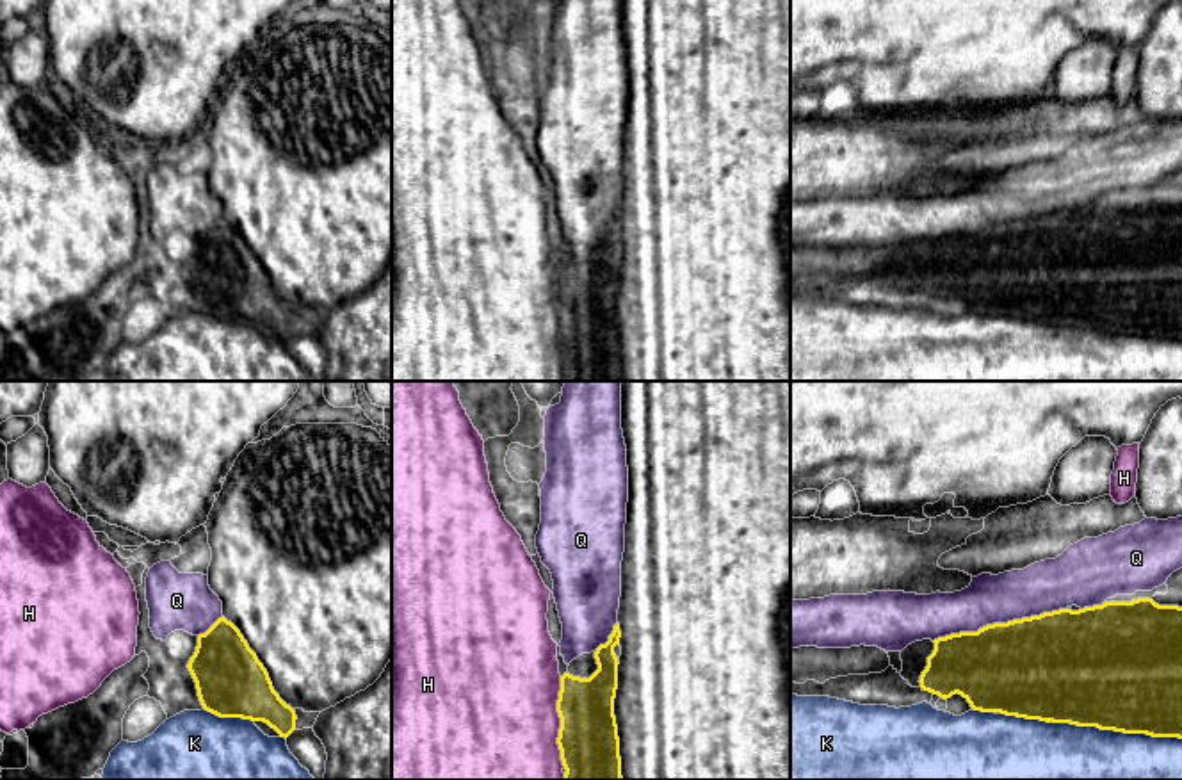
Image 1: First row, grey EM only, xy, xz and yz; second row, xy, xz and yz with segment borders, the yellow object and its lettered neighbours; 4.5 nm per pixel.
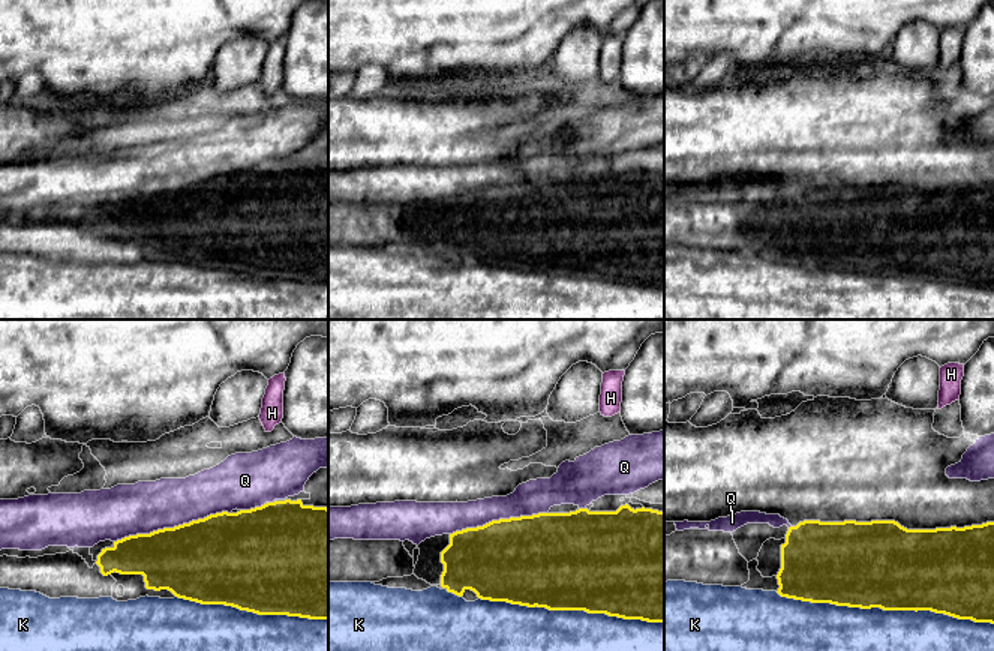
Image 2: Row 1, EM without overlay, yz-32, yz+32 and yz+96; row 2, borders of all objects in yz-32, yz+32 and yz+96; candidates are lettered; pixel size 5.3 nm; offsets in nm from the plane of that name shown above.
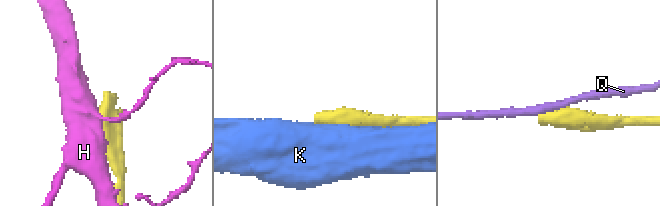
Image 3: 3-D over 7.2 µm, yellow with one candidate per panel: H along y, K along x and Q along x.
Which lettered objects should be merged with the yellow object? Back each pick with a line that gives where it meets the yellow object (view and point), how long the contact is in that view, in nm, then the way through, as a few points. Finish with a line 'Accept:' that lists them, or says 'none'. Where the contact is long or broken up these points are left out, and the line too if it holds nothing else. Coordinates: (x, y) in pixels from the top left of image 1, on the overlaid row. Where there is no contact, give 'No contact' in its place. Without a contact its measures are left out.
Accept: none

